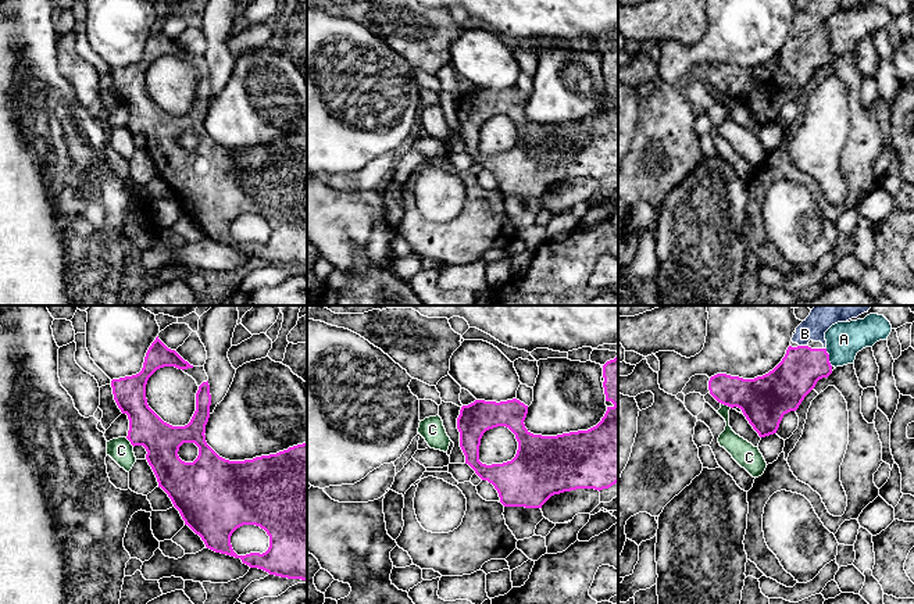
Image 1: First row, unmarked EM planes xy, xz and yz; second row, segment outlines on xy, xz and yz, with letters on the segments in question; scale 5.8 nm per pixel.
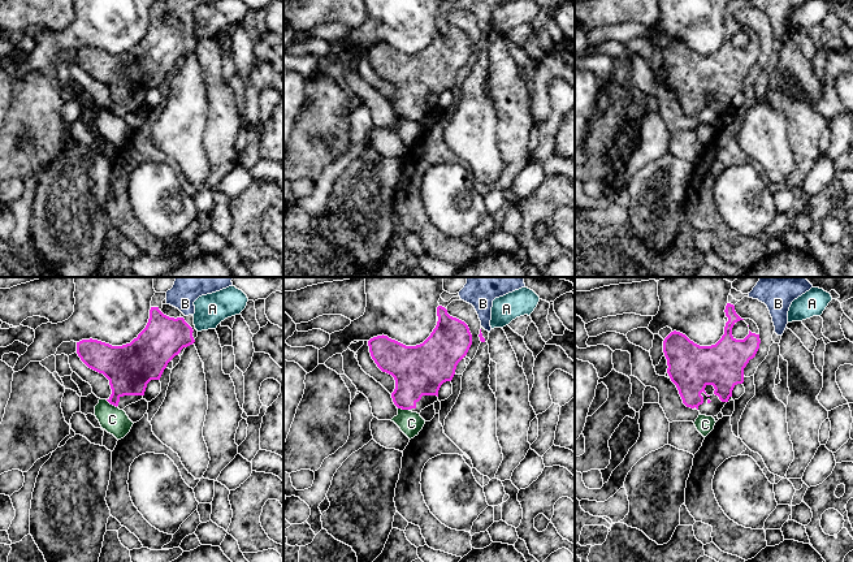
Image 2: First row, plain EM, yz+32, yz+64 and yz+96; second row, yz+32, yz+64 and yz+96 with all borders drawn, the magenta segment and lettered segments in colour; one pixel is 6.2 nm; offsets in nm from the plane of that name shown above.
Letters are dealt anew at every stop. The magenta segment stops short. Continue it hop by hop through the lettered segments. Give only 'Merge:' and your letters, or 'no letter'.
Merge: B

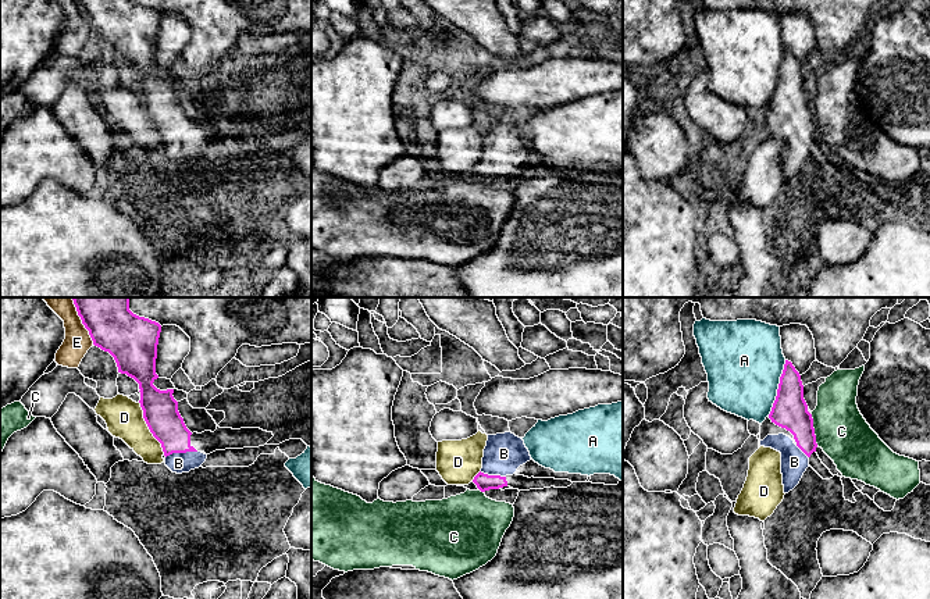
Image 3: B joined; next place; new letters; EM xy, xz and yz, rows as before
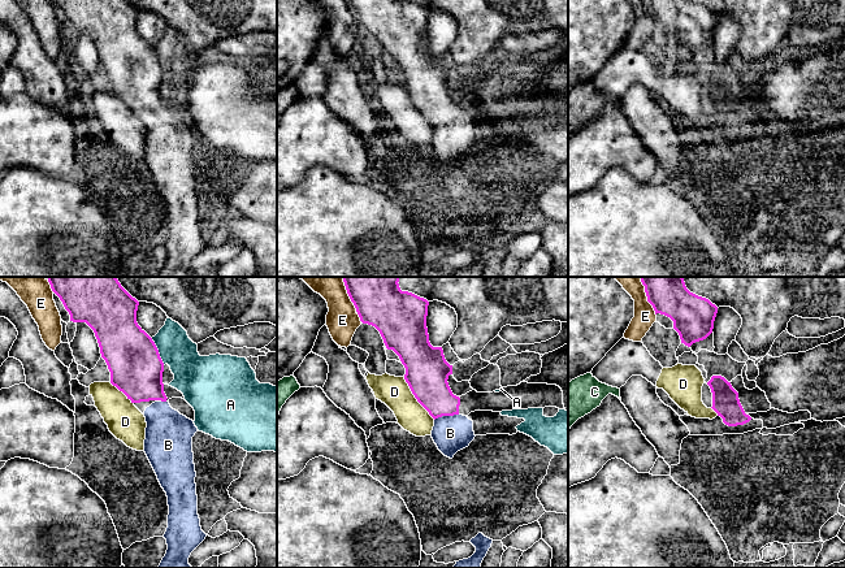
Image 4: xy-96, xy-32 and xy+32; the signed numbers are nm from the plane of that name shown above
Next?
Merge: B

